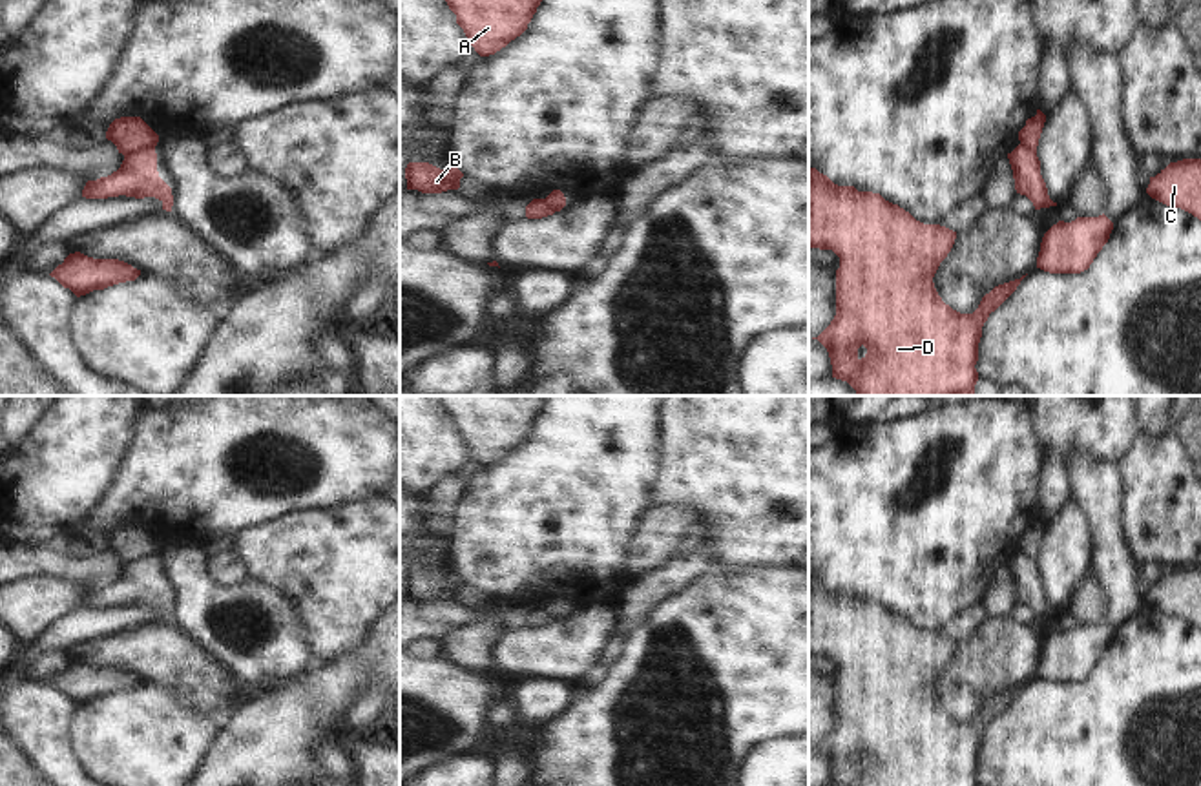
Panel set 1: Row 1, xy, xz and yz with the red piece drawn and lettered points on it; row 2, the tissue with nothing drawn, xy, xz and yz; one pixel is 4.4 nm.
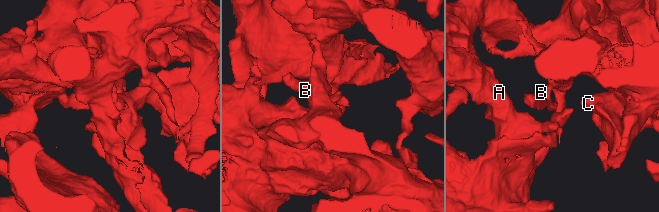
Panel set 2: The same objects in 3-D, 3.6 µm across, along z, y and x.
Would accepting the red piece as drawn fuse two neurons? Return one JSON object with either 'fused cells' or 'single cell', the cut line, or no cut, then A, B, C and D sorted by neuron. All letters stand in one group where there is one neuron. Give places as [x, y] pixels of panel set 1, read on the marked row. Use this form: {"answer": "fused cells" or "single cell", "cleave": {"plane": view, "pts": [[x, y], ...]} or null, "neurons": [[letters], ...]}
{"answer": "fused cells", "cleave": {"plane": "xy", "pts": [[154, 144], [125, 155]]}, "neurons": [["A", "C", "D"], ["B"]]}

